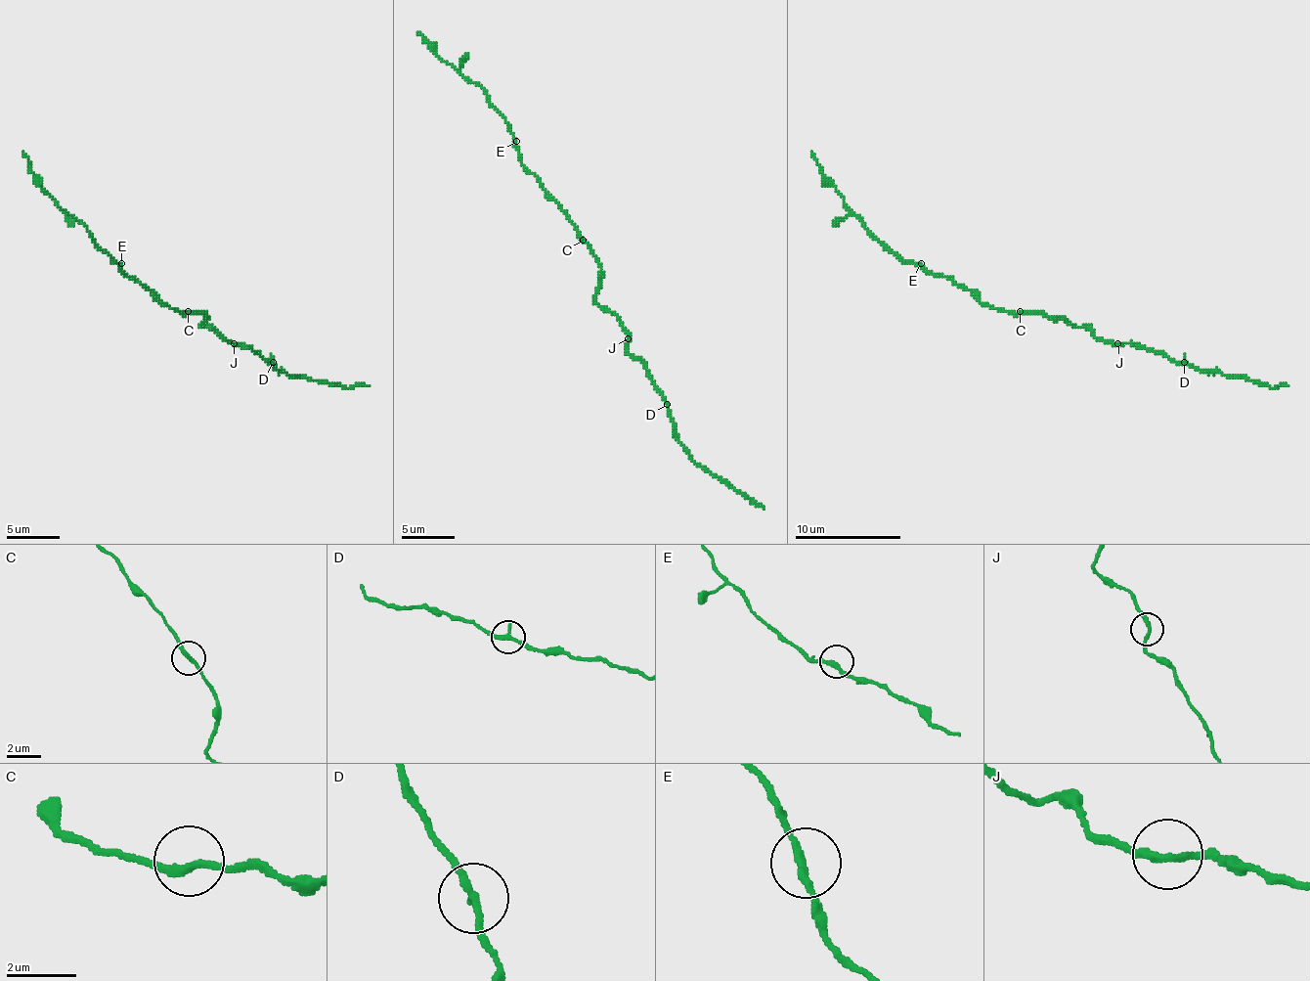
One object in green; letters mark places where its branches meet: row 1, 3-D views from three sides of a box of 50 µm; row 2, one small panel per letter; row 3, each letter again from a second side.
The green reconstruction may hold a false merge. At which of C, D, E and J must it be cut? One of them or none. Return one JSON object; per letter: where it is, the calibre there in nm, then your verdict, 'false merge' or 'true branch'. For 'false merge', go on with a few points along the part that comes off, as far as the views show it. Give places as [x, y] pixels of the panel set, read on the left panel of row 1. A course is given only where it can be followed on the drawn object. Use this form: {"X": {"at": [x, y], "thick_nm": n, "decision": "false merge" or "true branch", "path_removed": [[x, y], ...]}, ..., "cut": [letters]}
{"C": {"at": [188, 311], "thick_nm": 240, "decision": "true branch"}, "D": {"at": [273, 362], "thick_nm": 240, "decision": "true branch"}, "E": {"at": [121, 263], "thick_nm": 240, "decision": "true branch"}, "J": {"at": [234, 343], "thick_nm": 200, "decision": "true branch"}, "cut": []}

